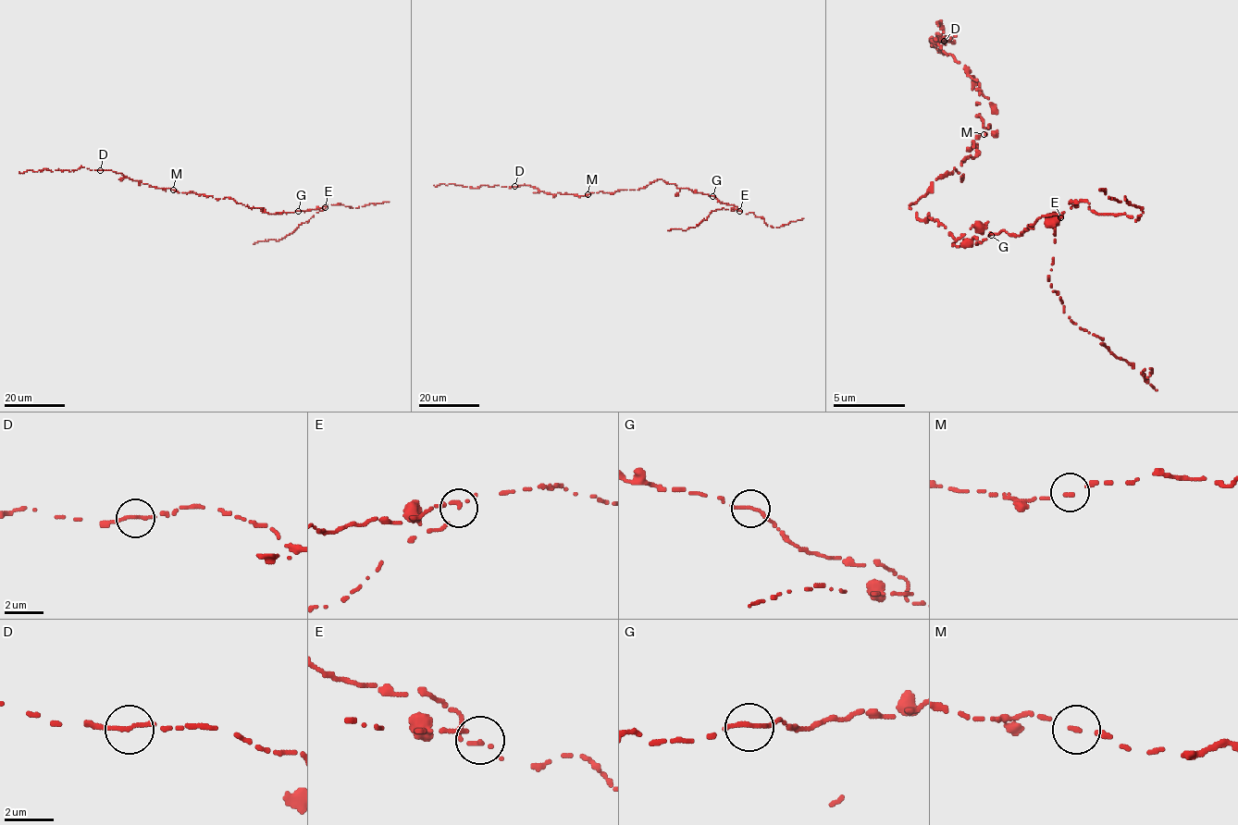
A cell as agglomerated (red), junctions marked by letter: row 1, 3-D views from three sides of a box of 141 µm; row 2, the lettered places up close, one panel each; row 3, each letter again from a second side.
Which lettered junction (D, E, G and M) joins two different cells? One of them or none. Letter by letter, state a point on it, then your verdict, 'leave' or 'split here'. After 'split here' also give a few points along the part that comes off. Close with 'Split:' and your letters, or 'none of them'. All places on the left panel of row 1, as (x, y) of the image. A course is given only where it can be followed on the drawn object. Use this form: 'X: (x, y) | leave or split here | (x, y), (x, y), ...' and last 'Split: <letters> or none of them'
D: (100, 170) | leave
E: (325, 207) | split here | (325, 207), (279, 240), (253, 243)
G: (298, 211) | leave
M: (173, 190) | leave
Split: E

